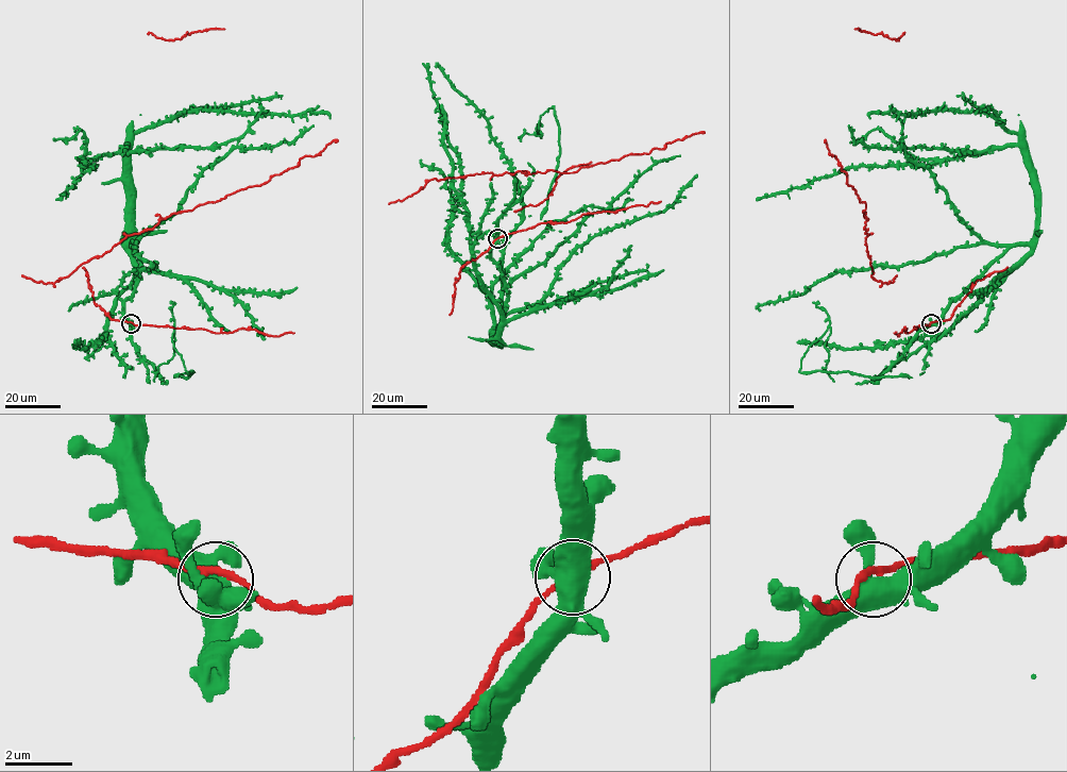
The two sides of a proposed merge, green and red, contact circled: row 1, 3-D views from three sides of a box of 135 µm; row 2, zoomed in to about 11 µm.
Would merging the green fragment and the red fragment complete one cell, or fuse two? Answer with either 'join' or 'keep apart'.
keep apart

